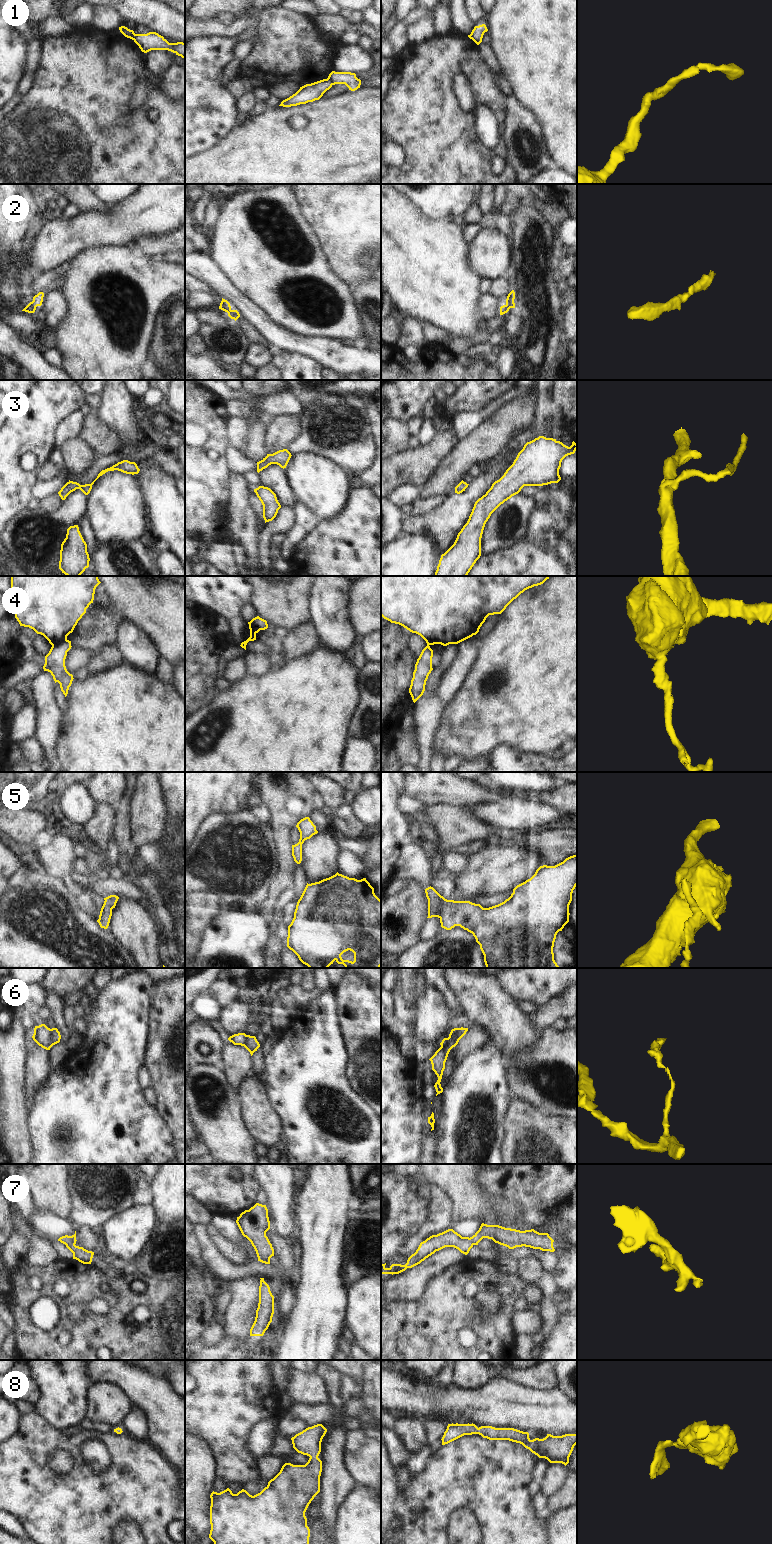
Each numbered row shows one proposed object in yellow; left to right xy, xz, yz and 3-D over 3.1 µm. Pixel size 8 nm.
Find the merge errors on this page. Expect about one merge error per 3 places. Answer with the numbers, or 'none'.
1, 4, 6

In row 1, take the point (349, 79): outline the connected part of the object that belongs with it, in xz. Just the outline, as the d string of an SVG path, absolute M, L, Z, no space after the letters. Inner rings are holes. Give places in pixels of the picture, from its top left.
M332 71L328 79L333 85L335 84L345 84L349 90L355 91L360 88L361 80L356 77L355 73L351 72L335 72Z

